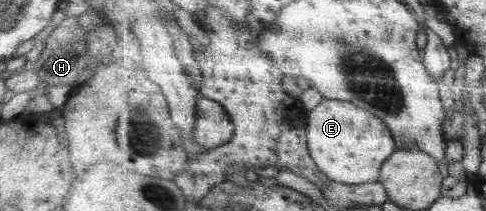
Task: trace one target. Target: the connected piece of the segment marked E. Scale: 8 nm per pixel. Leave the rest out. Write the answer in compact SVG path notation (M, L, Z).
M325 98L321 106L317 105L309 112L308 139L310 150L320 169L333 181L361 185L377 182L382 177L385 162L397 152L398 142L385 120L375 114L355 106L353 102Z

